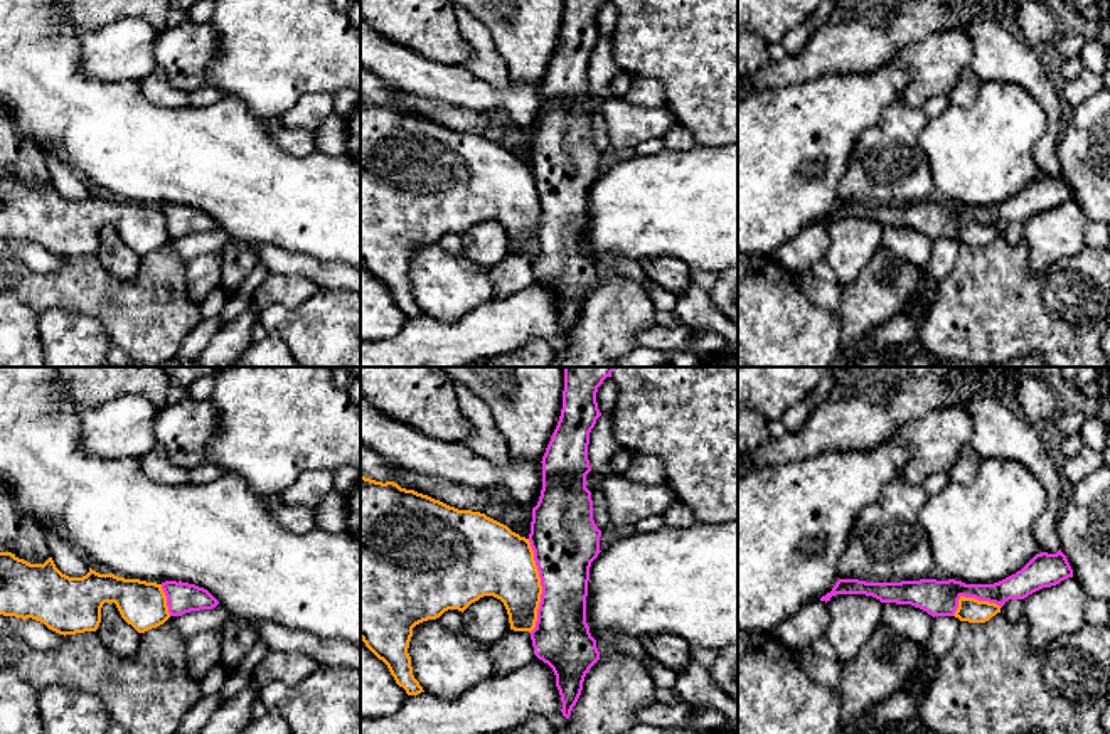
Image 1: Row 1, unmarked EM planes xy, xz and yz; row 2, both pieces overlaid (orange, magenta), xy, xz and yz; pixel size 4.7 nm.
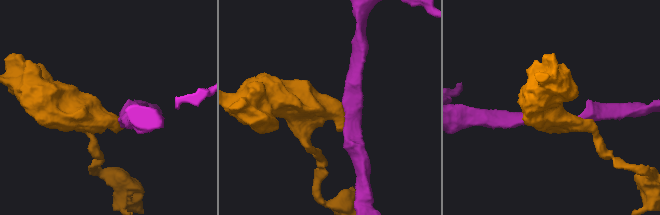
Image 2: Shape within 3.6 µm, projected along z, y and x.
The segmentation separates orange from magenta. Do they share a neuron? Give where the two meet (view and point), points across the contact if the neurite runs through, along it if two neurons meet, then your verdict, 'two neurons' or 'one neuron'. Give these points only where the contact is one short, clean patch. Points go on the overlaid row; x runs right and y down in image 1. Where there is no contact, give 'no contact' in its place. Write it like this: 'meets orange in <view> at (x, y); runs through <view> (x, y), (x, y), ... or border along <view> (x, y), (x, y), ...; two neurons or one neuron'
meets orange in xz at (541, 586); border along xz (528, 539), (541, 586), (538, 620), (531, 632); two neurons

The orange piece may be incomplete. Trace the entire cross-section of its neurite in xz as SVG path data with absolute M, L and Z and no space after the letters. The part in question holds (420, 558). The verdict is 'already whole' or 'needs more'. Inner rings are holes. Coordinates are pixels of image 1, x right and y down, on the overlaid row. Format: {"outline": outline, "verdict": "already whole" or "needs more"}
{"outline": "M360 476L360 640L387 665L408 695L424 692L413 675L408 653L416 625L436 620L448 609L463 613L480 598L494 596L504 603L510 630L531 633L536 628L541 594L541 577L529 539L485 513L458 510L394 481L382 483Z", "verdict": "already whole"}

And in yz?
{"outline": "M960 596L958 608L953 616L960 621L985 623L997 613L1001 613L1001 606L995 603Z", "verdict": "already whole"}

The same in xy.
{"outline": "M0 552L0 614L32 618L59 635L96 631L101 608L115 603L121 618L138 633L168 618L162 584L99 574L89 567L83 577L62 574L52 557L30 564Z", "verdict": "already whole"}

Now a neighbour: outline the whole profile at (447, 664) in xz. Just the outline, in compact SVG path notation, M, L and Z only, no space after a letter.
M440 618L413 628L408 653L423 690L443 699L455 699L497 673L487 646L446 630Z

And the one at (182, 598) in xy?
M165 581L162 589L167 596L170 616L182 616L190 611L212 609L219 601L204 588L182 581Z

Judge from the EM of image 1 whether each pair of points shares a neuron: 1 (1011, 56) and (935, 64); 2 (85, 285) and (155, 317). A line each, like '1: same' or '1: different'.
1: different
2: same

